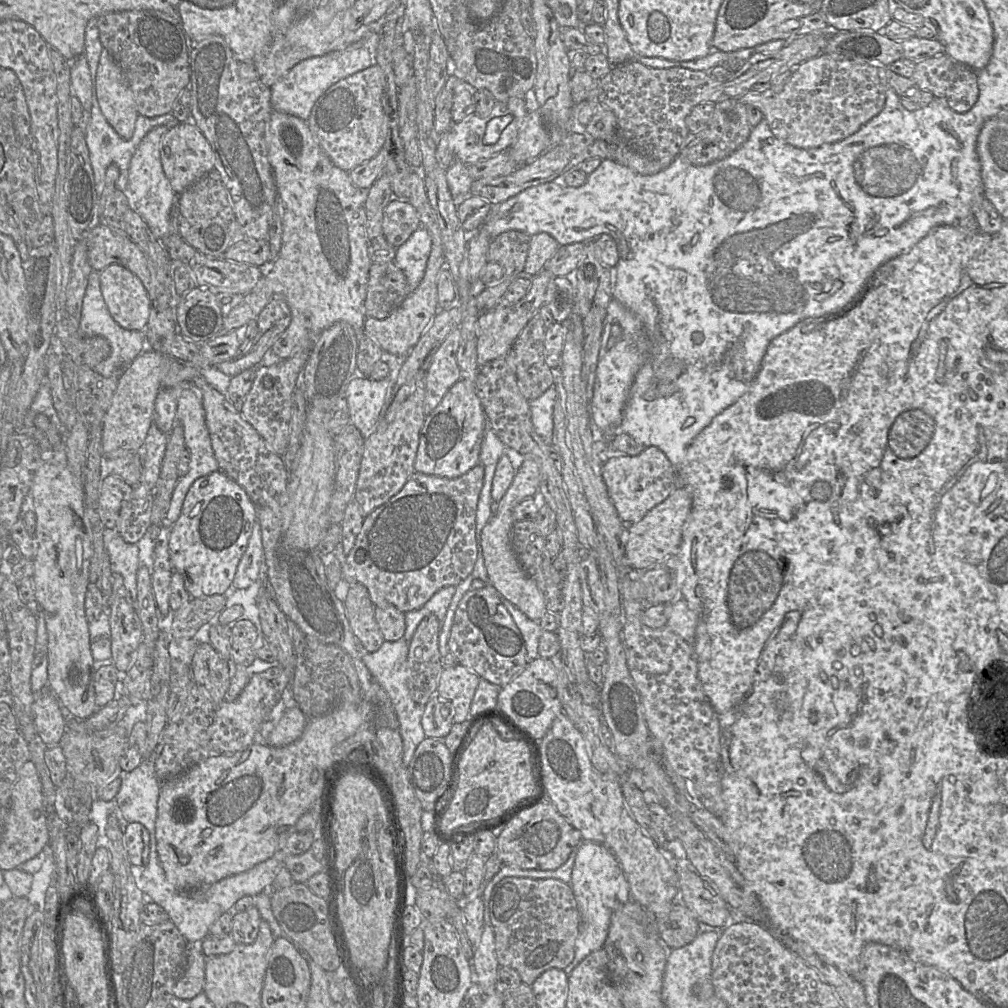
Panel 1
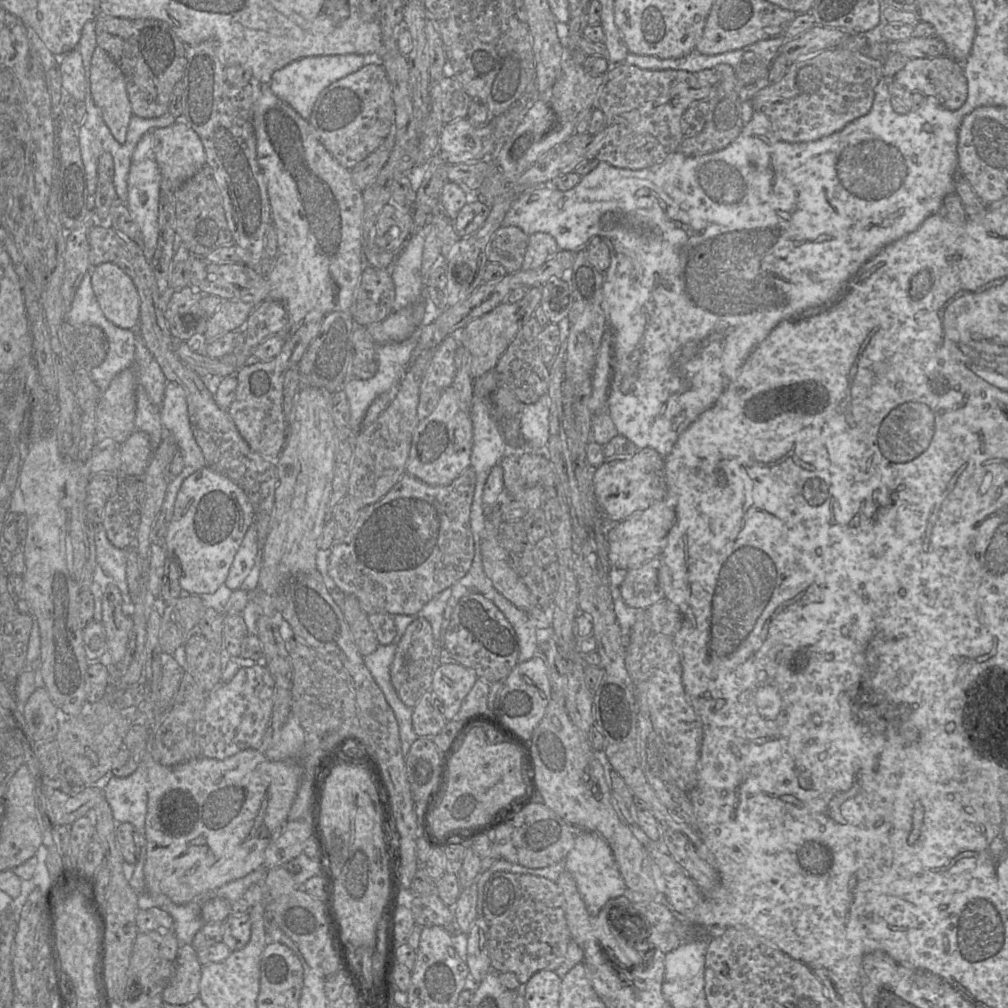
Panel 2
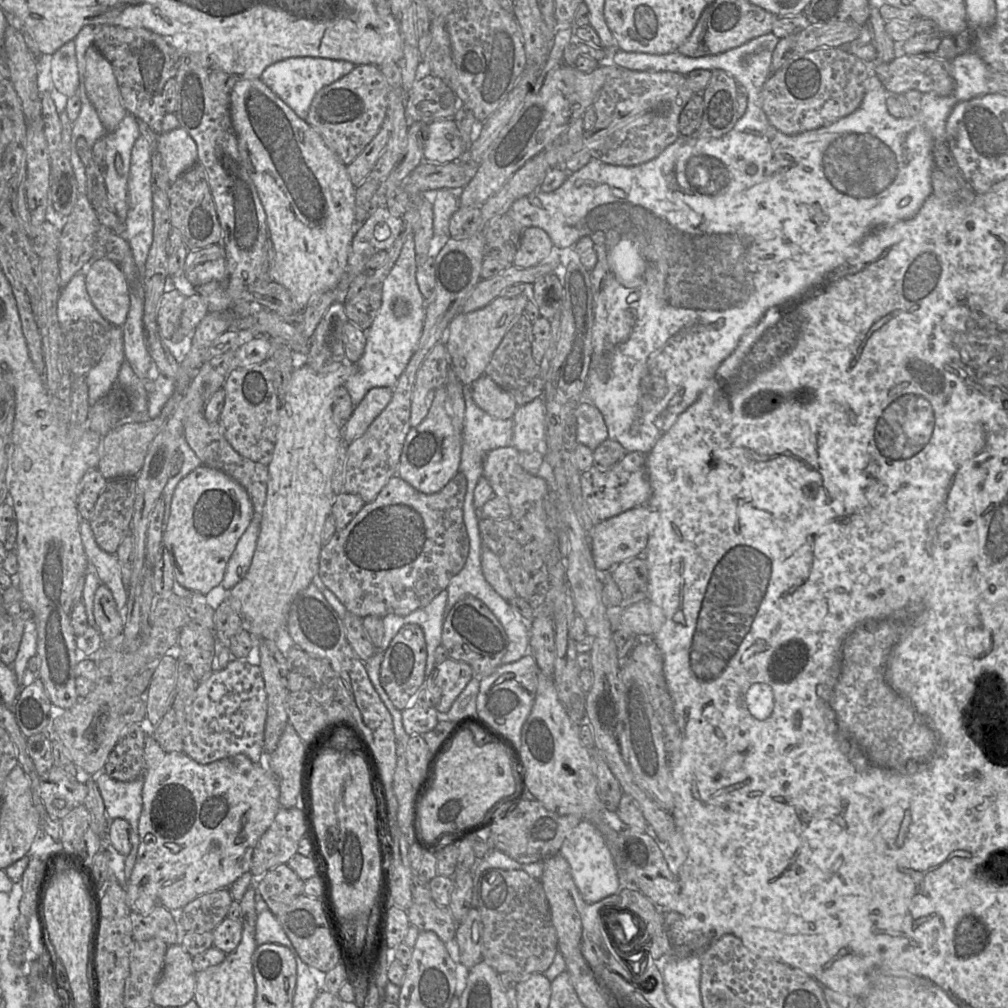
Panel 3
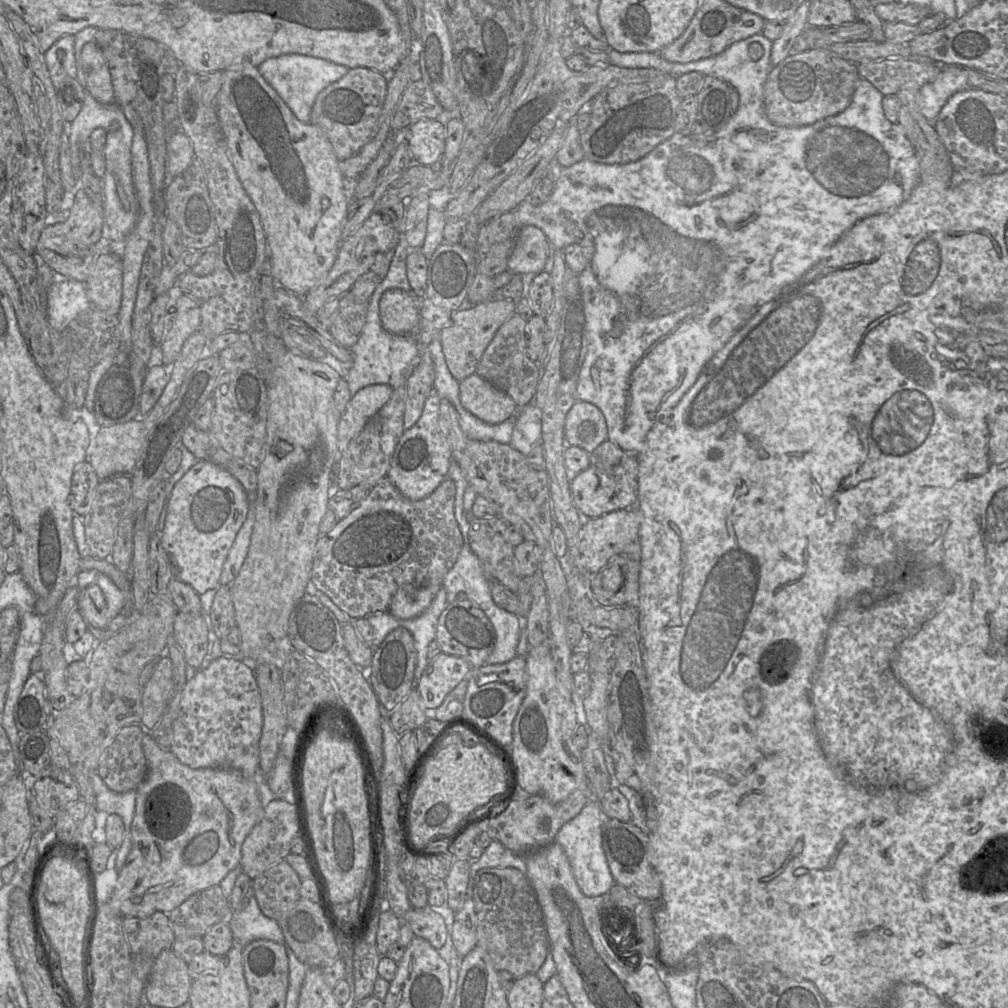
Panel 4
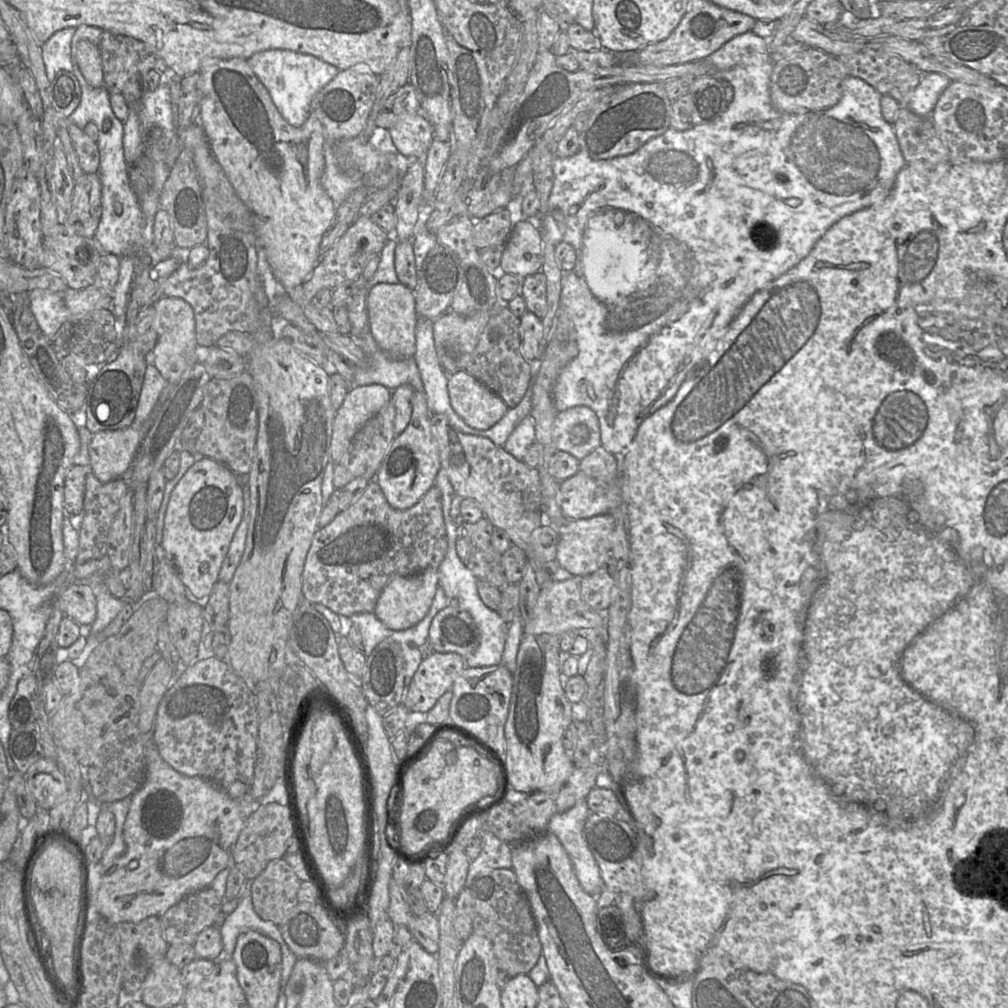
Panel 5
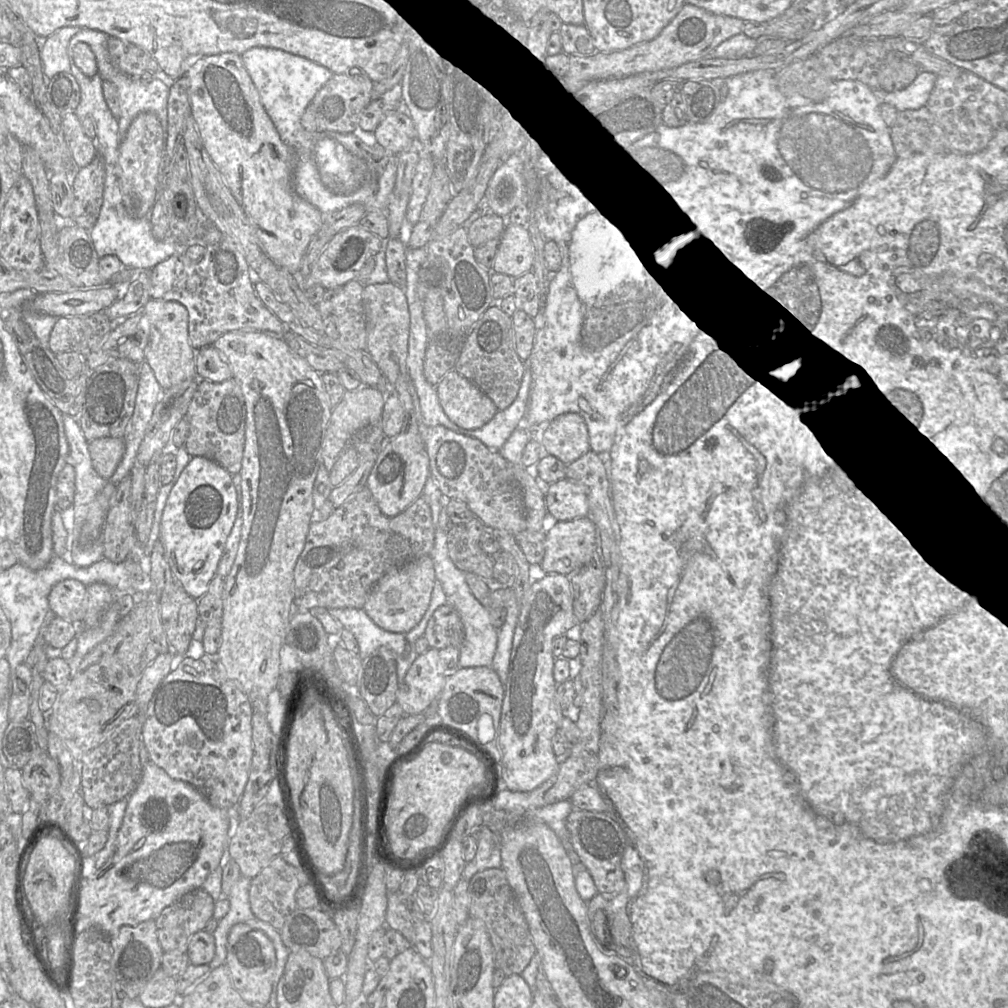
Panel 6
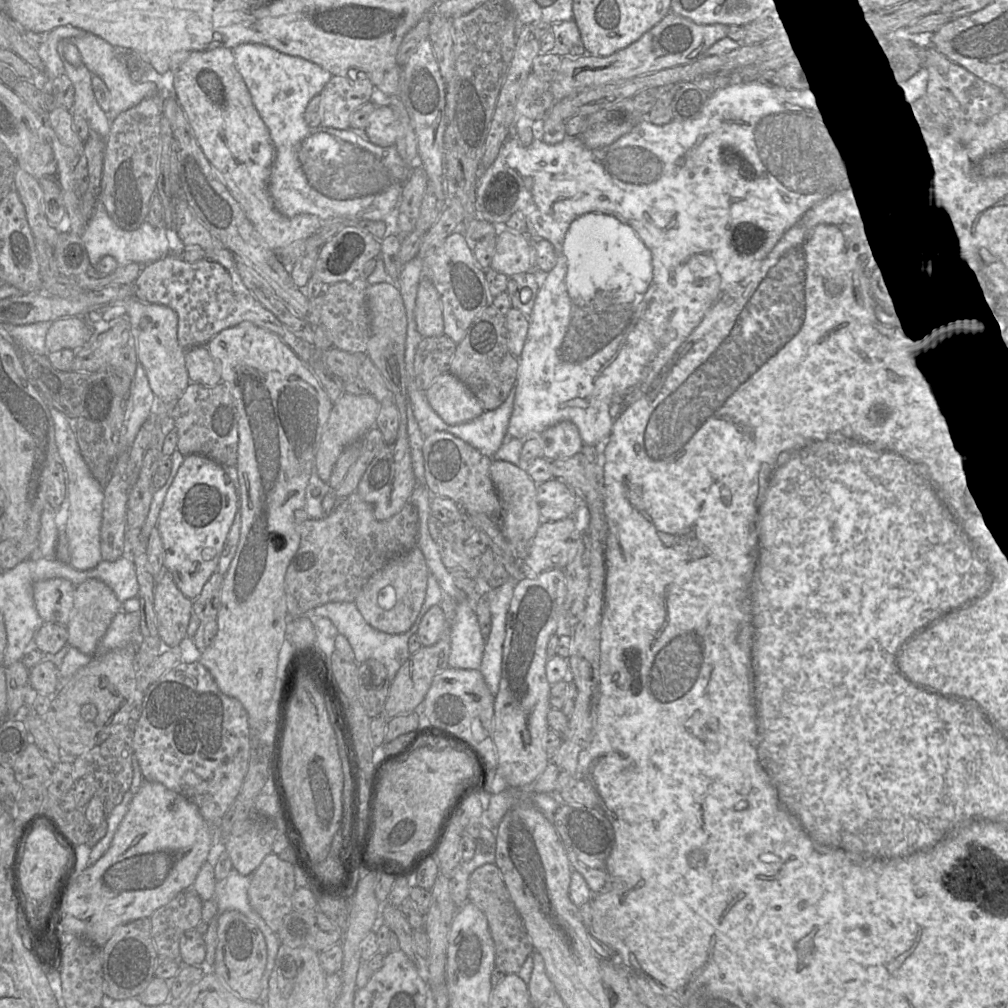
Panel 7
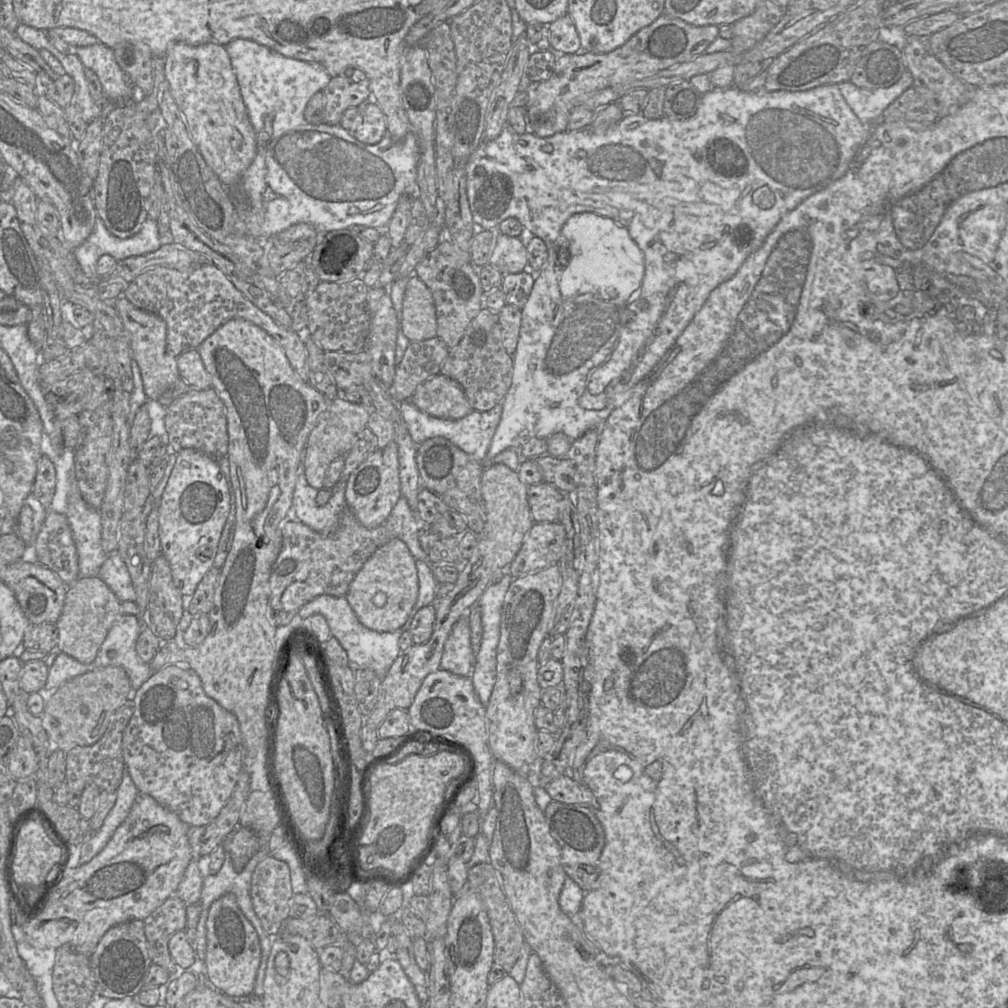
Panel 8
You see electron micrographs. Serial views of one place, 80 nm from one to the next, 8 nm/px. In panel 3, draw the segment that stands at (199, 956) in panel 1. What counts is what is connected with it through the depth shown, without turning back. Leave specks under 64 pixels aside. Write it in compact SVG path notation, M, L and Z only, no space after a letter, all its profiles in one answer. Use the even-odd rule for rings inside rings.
M180 945L167 948L163 971L152 992L152 1003L161 1007L181 1007L193 1000L196 971L193 957Z

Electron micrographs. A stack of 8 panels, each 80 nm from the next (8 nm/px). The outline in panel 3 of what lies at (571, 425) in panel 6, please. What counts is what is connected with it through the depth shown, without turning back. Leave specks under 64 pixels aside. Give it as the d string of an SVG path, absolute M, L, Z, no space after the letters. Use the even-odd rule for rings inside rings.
M580 402L575 410L576 439L579 444L595 450L607 440L608 428L603 415L590 402Z

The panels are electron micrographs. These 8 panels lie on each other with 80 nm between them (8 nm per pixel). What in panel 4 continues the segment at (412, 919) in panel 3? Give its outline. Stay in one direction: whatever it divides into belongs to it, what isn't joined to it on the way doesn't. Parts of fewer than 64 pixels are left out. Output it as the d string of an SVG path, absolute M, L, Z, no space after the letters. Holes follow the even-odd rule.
M428 905L421 909L410 908L401 920L410 926L415 937L427 940L436 950L442 948L450 936L444 918Z

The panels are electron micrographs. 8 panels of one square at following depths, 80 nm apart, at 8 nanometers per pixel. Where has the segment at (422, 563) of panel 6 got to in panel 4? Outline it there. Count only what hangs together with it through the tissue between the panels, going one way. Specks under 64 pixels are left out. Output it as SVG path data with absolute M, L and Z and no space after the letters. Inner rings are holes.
M441 584L415 587L404 585L393 595L388 612L399 619L412 619L422 614L432 603Z

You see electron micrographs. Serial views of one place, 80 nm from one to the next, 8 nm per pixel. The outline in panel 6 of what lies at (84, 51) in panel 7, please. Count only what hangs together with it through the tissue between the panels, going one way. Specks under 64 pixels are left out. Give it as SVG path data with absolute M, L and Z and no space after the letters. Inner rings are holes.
M81 28L81 30L76 35L74 35L69 41L68 57L71 57L71 60L73 60L73 48L79 42L84 42L88 44L96 58L98 67L97 74L103 79L103 81L108 81L112 83L117 89L121 108L121 116L118 119L119 144L123 140L131 122L137 115L143 112L150 112L158 117L163 127L166 142L166 132L168 130L167 104L170 89L160 80L153 79L152 81L143 81L140 78L128 76L121 72L118 68L116 68L113 65L108 53L107 49L108 37L109 36L107 34L100 32L98 30Z

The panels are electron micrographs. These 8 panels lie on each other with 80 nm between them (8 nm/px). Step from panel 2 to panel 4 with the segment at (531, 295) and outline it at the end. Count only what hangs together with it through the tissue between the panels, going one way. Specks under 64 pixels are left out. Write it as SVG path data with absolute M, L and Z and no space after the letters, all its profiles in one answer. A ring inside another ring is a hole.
M497 296L475 305L465 300L465 304L452 314L450 321L440 331L438 339L446 364L455 379L461 381L476 372L477 365L496 331L514 313L515 300Z

